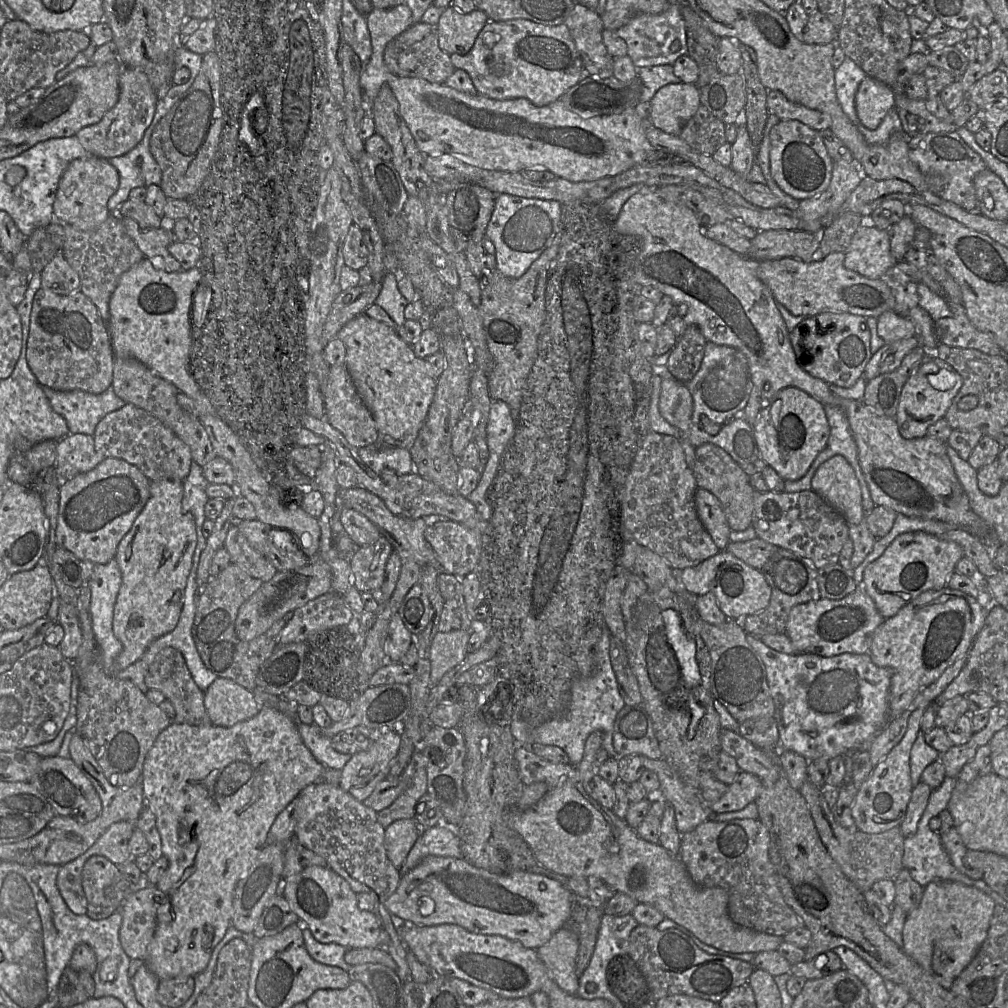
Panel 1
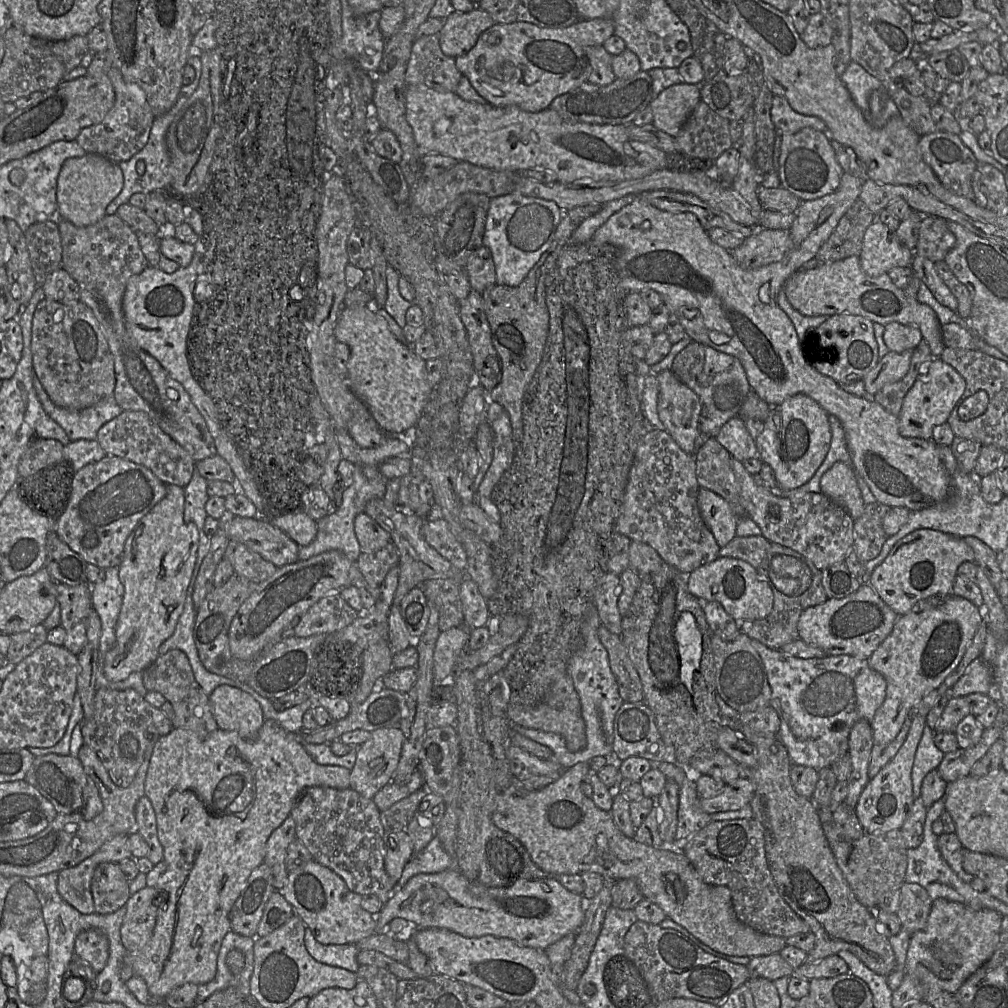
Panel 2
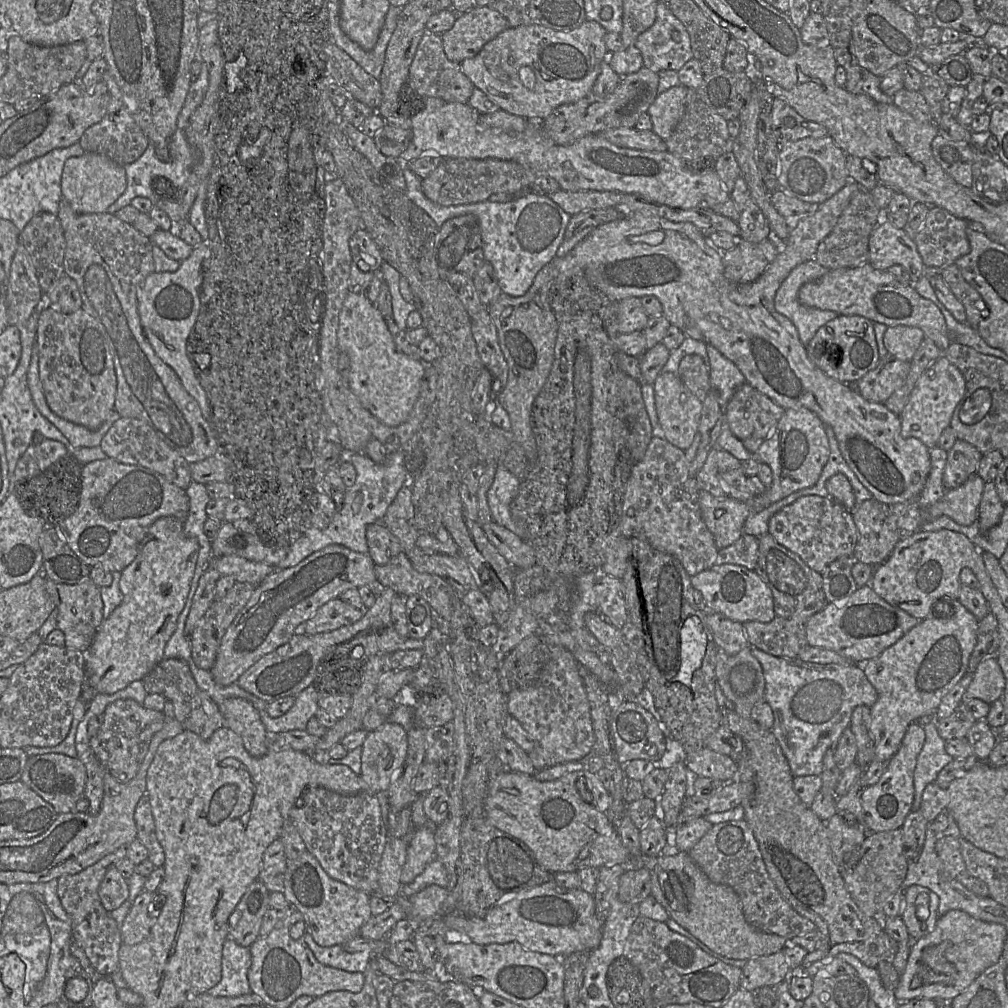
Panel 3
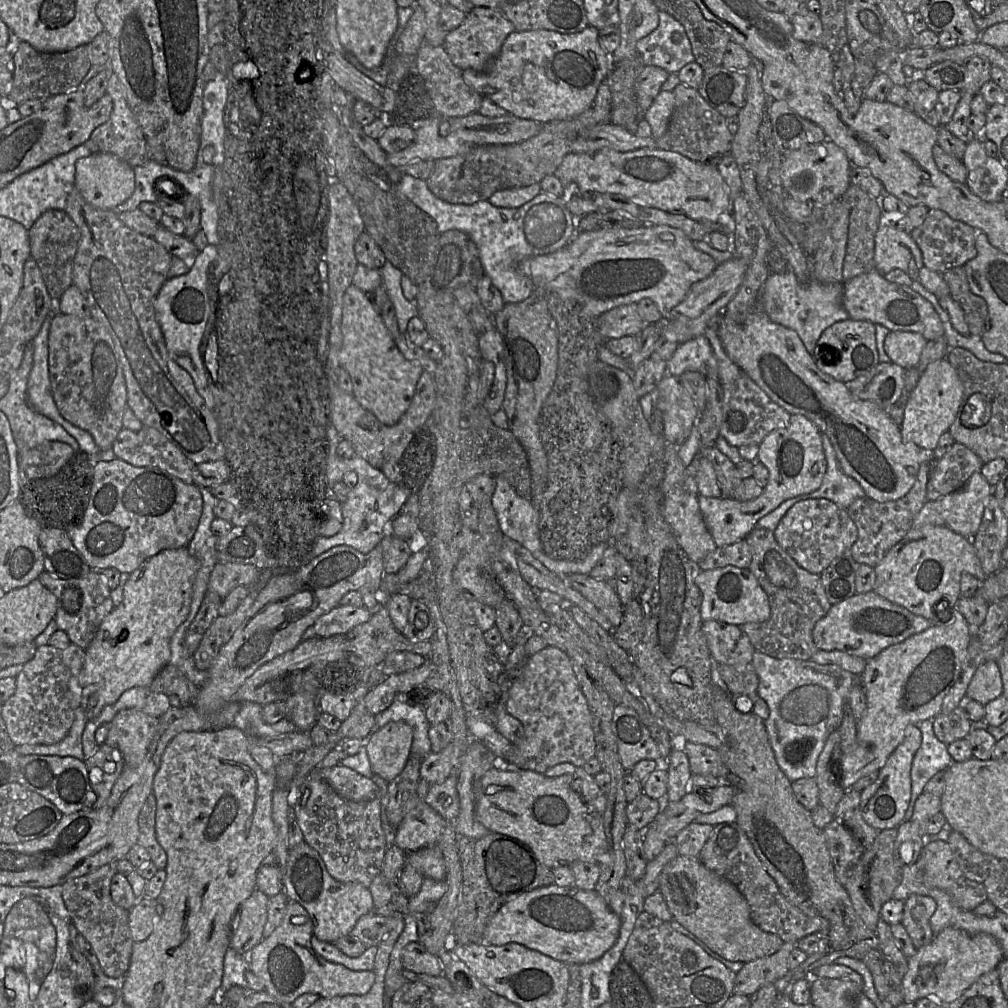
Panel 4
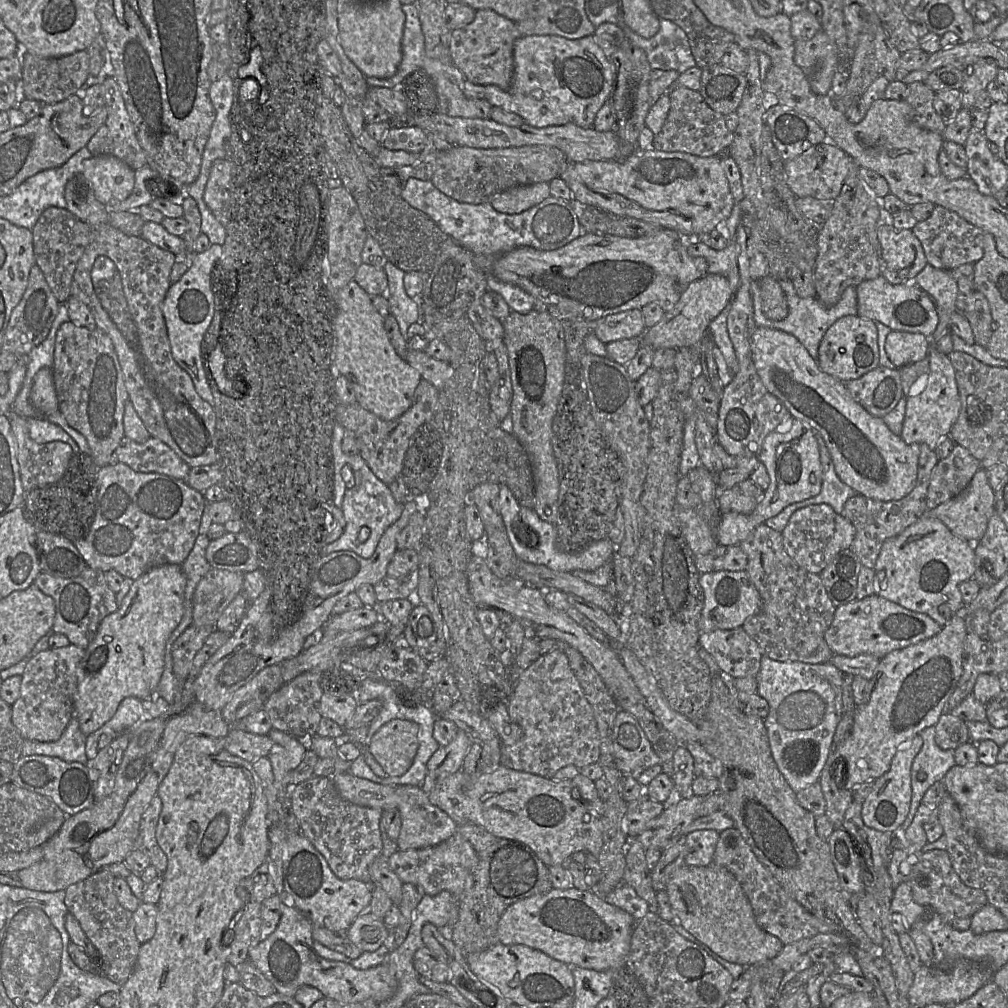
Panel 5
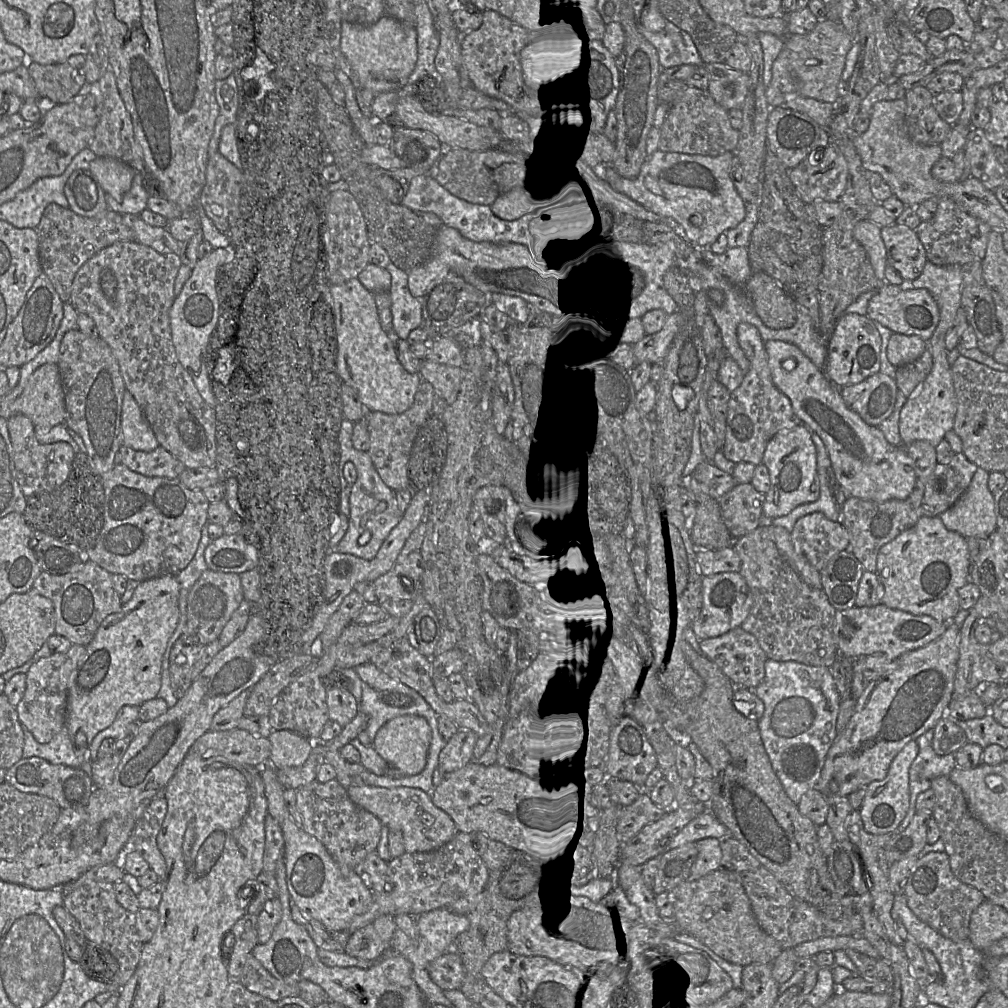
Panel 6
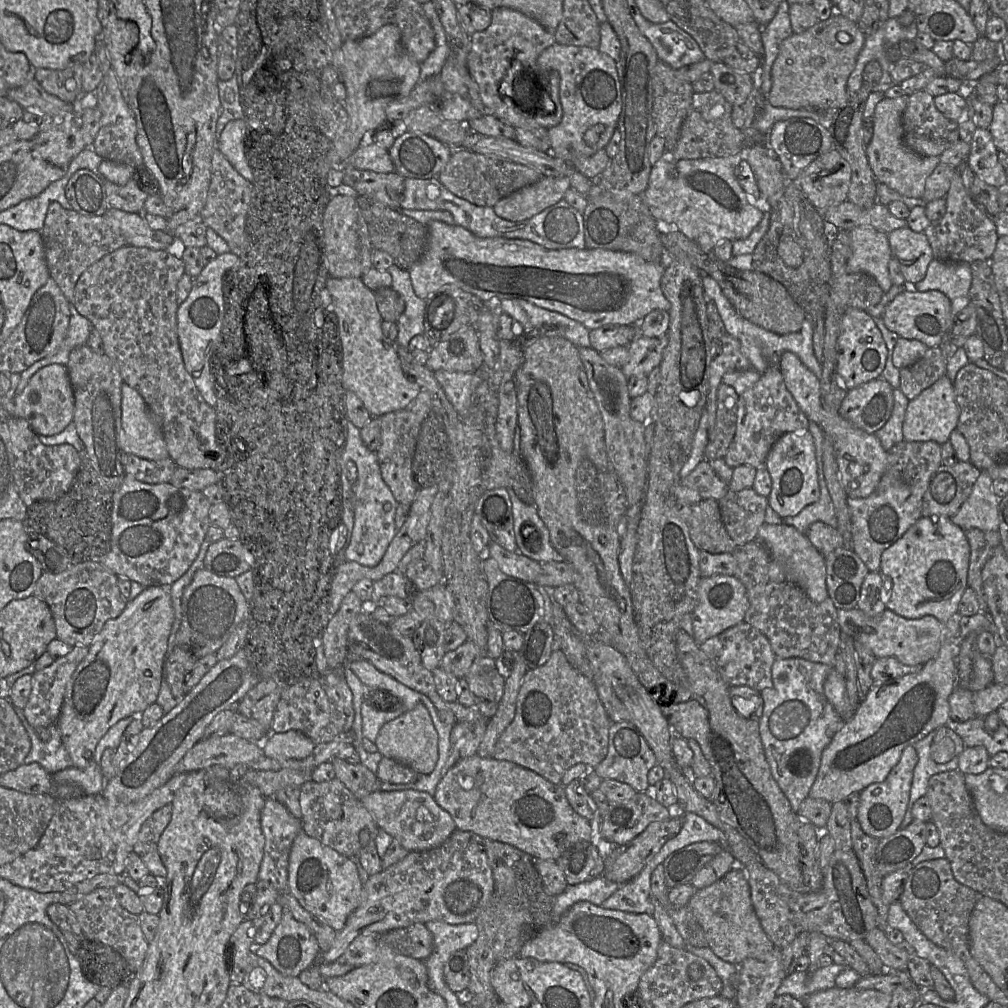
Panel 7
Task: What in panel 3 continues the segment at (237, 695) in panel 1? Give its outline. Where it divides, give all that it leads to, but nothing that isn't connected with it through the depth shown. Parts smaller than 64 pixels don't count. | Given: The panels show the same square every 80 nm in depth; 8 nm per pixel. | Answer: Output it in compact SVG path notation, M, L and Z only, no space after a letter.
M228 698L217 705L224 719L224 727L242 738L251 756L264 756L269 749L269 735L259 711L243 698Z

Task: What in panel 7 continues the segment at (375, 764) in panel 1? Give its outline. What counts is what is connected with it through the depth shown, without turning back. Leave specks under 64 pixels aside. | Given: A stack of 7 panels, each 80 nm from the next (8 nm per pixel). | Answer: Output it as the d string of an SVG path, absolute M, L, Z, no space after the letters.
M419 703L413 710L384 724L375 745L384 757L409 766L419 774L430 774L439 759L439 736L428 709Z

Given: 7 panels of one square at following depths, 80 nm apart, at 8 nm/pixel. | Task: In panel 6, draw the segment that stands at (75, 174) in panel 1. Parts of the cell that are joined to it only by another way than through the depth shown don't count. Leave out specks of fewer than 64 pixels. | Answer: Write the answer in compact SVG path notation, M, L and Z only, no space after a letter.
M97 157L89 166L106 195L122 198L131 188L136 171L119 160Z

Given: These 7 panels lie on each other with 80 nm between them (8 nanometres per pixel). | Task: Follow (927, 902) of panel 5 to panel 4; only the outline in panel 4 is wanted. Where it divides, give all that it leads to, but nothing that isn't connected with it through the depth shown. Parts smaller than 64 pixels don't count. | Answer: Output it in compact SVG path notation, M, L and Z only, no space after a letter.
M936 840L924 845L916 863L925 886L946 892L960 909L973 912L987 901L986 889L964 876L948 842Z

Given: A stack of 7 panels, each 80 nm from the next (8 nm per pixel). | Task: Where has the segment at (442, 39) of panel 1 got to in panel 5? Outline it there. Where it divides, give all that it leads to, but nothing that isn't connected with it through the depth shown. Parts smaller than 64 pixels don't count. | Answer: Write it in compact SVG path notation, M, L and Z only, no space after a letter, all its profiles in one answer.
M477 10L470 24L451 31L449 50L452 64L461 71L465 80L473 84L495 85L502 90L508 90L514 71L514 42L520 36L513 21L493 10Z

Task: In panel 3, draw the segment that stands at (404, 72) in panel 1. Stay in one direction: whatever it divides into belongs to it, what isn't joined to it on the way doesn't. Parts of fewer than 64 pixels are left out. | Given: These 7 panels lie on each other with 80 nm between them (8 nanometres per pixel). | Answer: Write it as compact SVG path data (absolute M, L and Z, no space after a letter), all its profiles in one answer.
M426 33L411 63L408 85L422 97L436 97L448 102L468 103L474 86L463 74L460 64L450 61L443 49L439 34Z

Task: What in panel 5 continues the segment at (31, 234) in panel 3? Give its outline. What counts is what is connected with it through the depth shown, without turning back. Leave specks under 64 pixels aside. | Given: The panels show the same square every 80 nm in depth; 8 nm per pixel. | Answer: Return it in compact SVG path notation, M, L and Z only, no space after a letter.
M49 207L42 212L31 229L35 263L44 274L53 295L59 303L71 297L71 286L77 264L86 248L95 238L91 227L66 208Z

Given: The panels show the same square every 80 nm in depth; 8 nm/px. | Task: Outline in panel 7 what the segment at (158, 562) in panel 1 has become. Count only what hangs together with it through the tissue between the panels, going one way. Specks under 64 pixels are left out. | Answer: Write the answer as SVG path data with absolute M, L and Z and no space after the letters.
M170 586L145 587L135 599L127 601L121 615L108 620L95 636L87 655L68 681L56 724L73 767L79 769L88 767L94 761L93 756L98 742L113 725L129 716L140 715L141 717L142 712L149 705L157 702L168 639L174 622L174 610L169 590Z

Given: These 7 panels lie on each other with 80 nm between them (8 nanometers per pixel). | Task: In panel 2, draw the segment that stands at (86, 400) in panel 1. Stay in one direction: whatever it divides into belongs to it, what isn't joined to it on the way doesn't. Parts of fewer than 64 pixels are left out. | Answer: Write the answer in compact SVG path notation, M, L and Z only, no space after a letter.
M34 374L33 385L36 391L39 402L41 403L44 411L56 422L58 423L65 433L67 434L70 441L76 441L80 439L85 440L96 440L98 431L100 428L110 420L114 419L120 415L124 410L117 404L114 396L108 397L100 401L99 403L82 409L82 410L69 410L56 406L47 395L42 384L40 383L37 376Z

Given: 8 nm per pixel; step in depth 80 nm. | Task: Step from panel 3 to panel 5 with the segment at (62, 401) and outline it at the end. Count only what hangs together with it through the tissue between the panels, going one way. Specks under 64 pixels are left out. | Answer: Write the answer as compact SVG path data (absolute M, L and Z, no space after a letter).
M70 320L57 331L53 379L58 409L69 426L81 433L98 468L109 465L111 456L124 437L123 417L128 393L111 338L99 328L89 330Z

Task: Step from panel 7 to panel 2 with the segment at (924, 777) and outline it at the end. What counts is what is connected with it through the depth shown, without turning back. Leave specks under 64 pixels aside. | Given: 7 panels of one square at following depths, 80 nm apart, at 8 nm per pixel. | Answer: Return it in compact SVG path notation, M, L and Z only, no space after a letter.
M925 725L915 753L911 772L914 799L921 795L921 785L924 777L929 772L938 769L945 755L935 745L934 734L935 731L928 725Z

